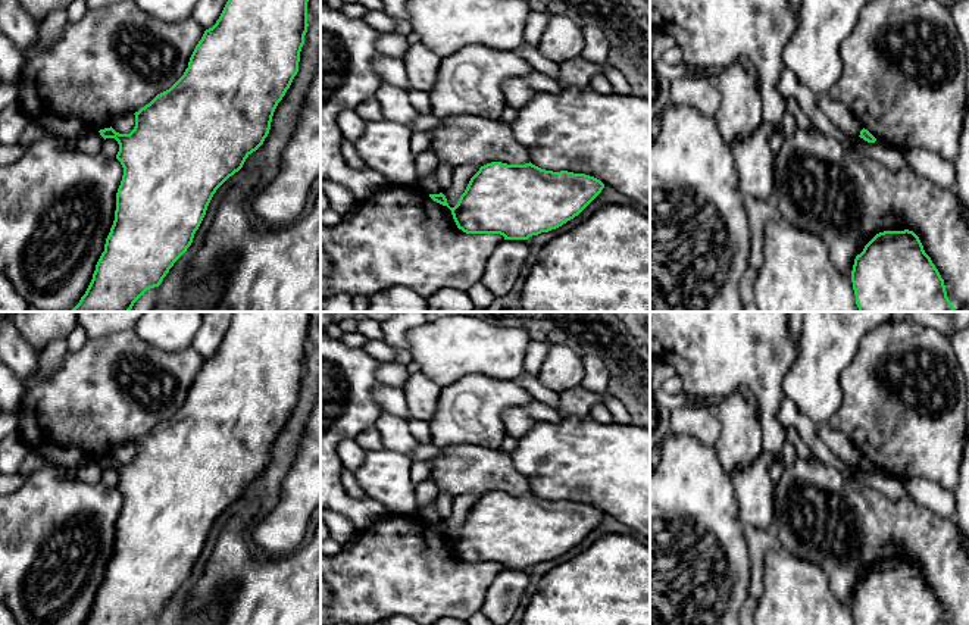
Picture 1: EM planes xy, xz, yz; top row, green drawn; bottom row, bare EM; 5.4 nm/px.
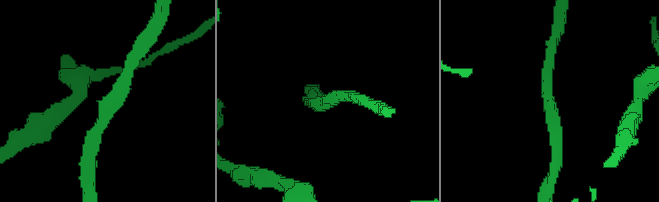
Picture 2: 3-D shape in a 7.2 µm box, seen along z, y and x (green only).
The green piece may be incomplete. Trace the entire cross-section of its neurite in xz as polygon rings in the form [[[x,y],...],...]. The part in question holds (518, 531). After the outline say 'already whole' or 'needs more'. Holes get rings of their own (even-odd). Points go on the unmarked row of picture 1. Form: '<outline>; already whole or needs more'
[[[491,491],[471,507],[454,537],[443,522],[429,526],[447,535],[466,563],[528,569],[578,546],[603,518],[600,509],[585,503],[546,500],[531,491]]]; already whole

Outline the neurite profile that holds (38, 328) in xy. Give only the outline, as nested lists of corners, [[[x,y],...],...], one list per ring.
[[[9,312],[9,319],[41,353],[51,341],[68,338],[78,324],[78,312]]]

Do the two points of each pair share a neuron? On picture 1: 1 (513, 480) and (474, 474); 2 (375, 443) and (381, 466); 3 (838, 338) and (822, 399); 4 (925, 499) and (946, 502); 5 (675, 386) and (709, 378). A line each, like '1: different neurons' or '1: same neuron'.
1: same neuron
2: different neurons
3: same neuron
4: same neuron
5: different neurons

